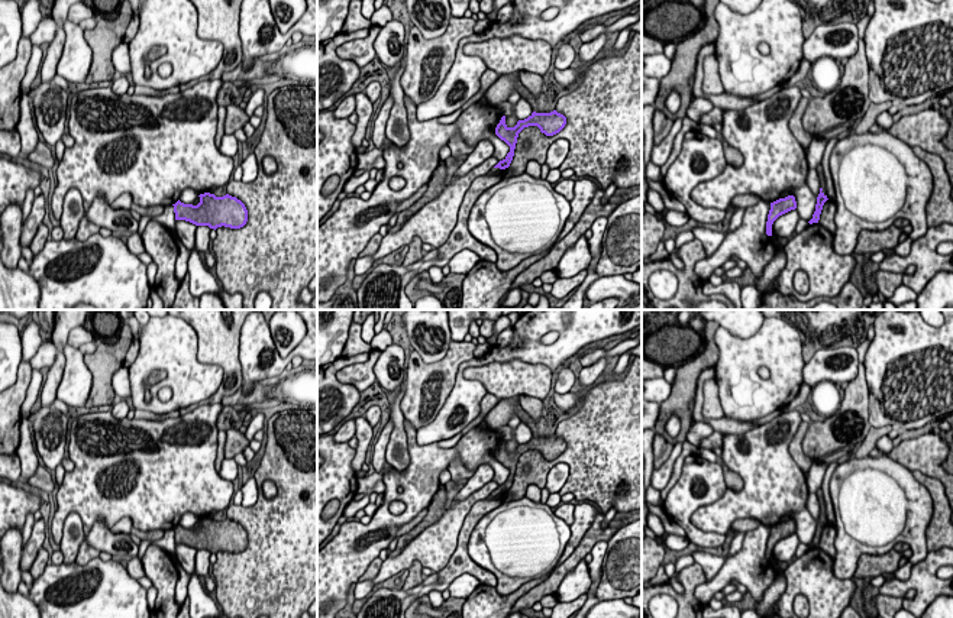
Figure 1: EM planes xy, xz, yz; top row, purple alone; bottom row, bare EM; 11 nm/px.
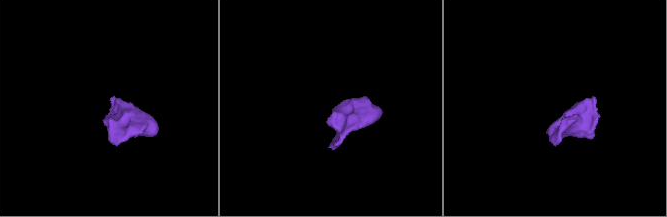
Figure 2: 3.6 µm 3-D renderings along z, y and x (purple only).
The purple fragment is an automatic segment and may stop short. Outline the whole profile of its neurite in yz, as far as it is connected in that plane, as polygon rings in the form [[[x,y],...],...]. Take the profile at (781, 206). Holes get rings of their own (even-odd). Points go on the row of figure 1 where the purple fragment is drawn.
[[[788,195],[785,198],[779,198],[771,203],[771,210],[768,214],[768,221],[766,221],[766,234],[772,236],[772,224],[779,216],[795,208],[797,208],[797,201],[794,195]]]

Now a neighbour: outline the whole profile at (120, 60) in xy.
[[[125,41],[114,48],[112,62],[117,75],[127,75],[130,72],[129,45]]]

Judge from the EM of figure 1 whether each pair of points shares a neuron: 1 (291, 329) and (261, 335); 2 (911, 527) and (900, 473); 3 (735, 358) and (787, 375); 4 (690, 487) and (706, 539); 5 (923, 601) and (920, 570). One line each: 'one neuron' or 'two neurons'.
1: two neurons
2: one neuron
3: one neuron
4: one neuron
5: one neuron

